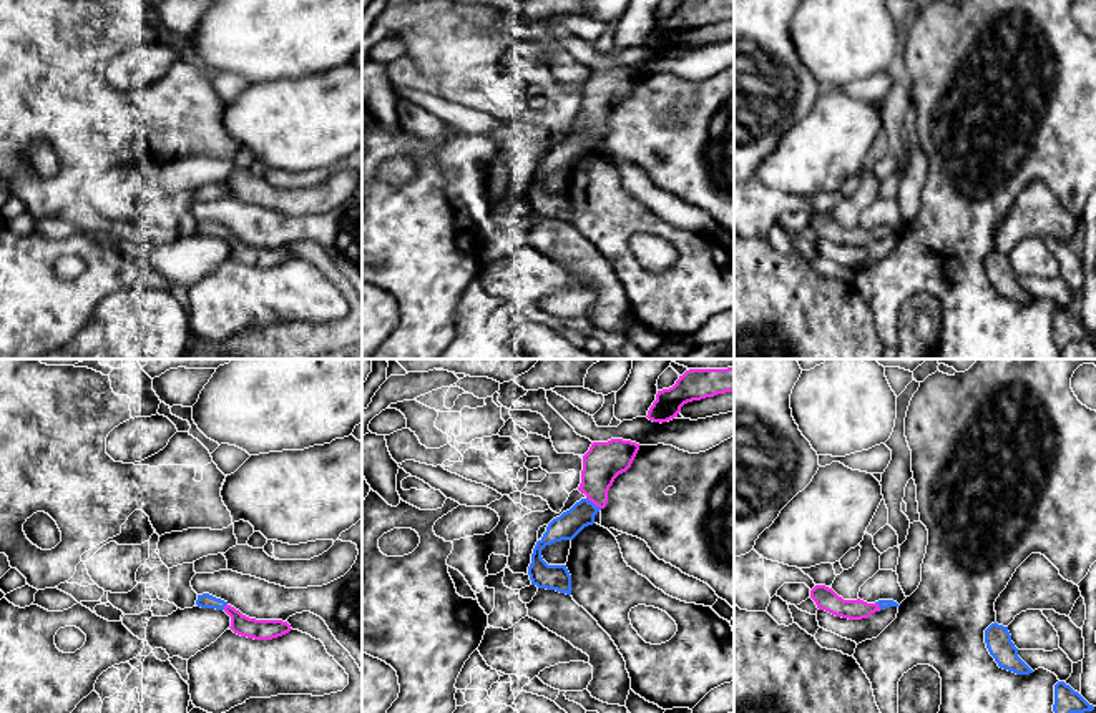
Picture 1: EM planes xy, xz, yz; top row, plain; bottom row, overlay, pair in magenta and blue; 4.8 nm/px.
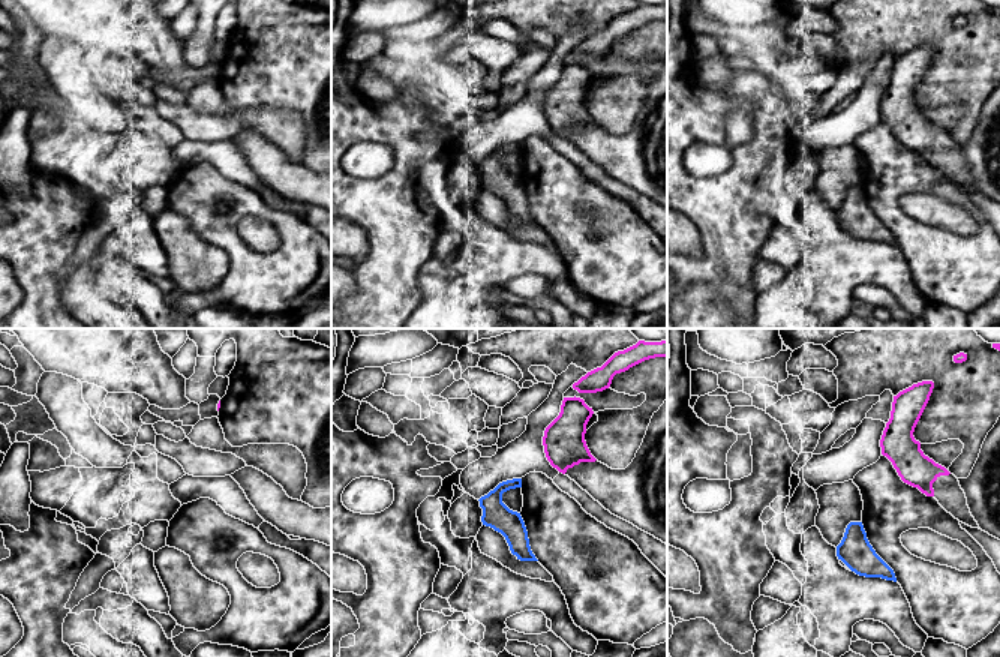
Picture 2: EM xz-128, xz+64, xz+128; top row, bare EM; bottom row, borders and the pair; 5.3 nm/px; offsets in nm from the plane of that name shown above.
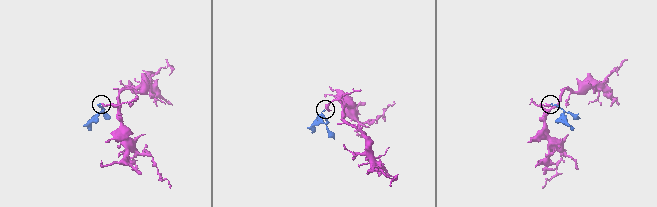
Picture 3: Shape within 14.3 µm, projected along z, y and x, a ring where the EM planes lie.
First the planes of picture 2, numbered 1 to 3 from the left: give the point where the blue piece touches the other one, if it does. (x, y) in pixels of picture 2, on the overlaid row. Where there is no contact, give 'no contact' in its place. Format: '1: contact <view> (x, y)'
1: no contact
2: no contact
3: no contact

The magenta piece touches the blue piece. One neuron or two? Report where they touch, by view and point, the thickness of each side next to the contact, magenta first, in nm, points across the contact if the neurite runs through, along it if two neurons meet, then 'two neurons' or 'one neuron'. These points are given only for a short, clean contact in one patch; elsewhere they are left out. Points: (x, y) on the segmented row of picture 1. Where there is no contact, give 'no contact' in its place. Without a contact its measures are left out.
contact xz (593, 502); calibres 190 and 130 nm; way xz (603, 462), (593, 502), (565, 527); one neuron

